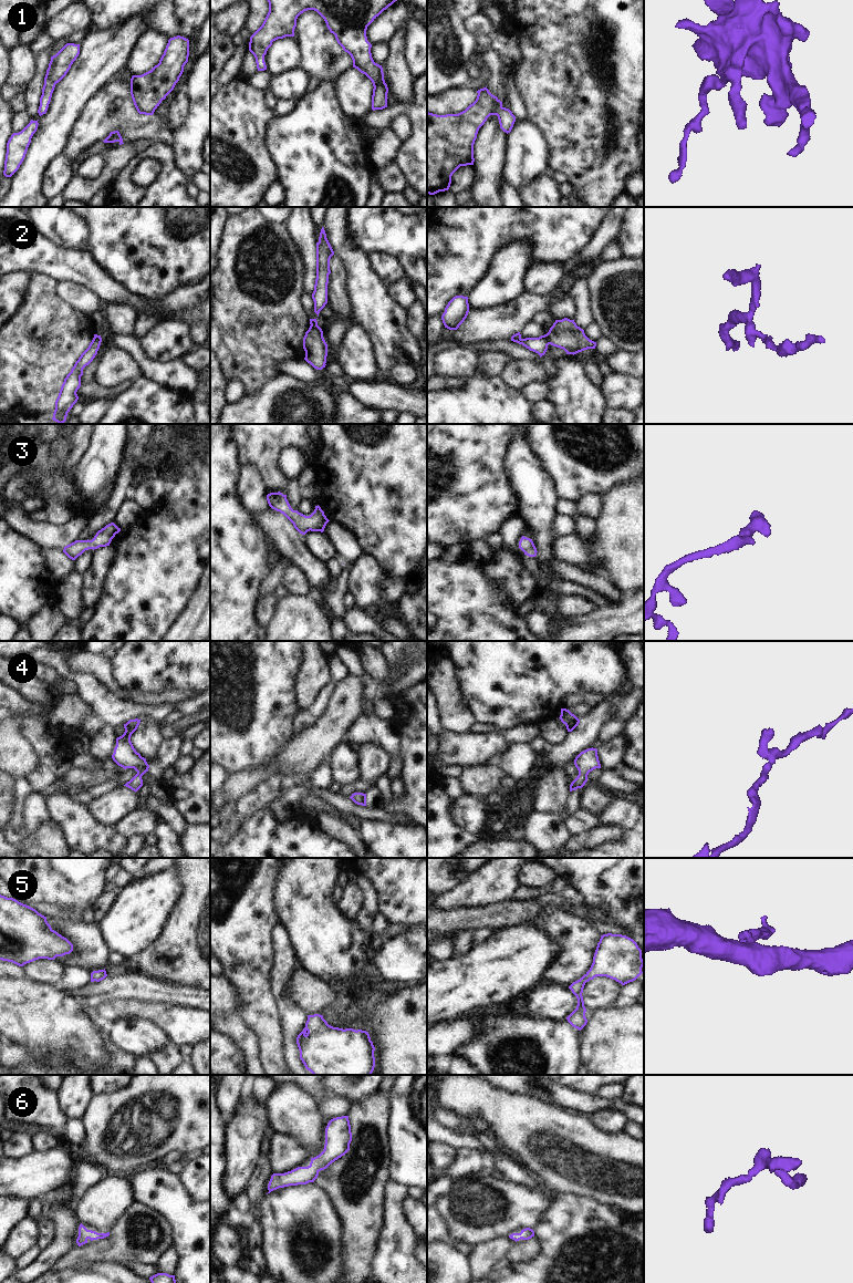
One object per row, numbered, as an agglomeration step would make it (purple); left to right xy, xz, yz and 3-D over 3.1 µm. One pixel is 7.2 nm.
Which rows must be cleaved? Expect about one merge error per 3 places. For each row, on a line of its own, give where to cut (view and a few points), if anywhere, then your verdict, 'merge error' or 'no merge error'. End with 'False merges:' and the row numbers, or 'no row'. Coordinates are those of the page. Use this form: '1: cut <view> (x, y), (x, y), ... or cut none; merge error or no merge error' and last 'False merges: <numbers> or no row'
1: cut none; no merge error
2: cut yz (543, 335), (549, 343); merge error
3: cut none; no merge error
4: cut none; no merge error
5: cut none; no merge error
6: cut none; no merge error
False merges: 2

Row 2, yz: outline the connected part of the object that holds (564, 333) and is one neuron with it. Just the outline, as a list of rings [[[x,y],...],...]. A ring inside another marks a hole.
[[[568,318],[555,320],[544,337],[549,344],[563,349],[566,354],[574,355],[596,346],[596,342],[590,340],[584,330],[578,327],[574,320]]]

